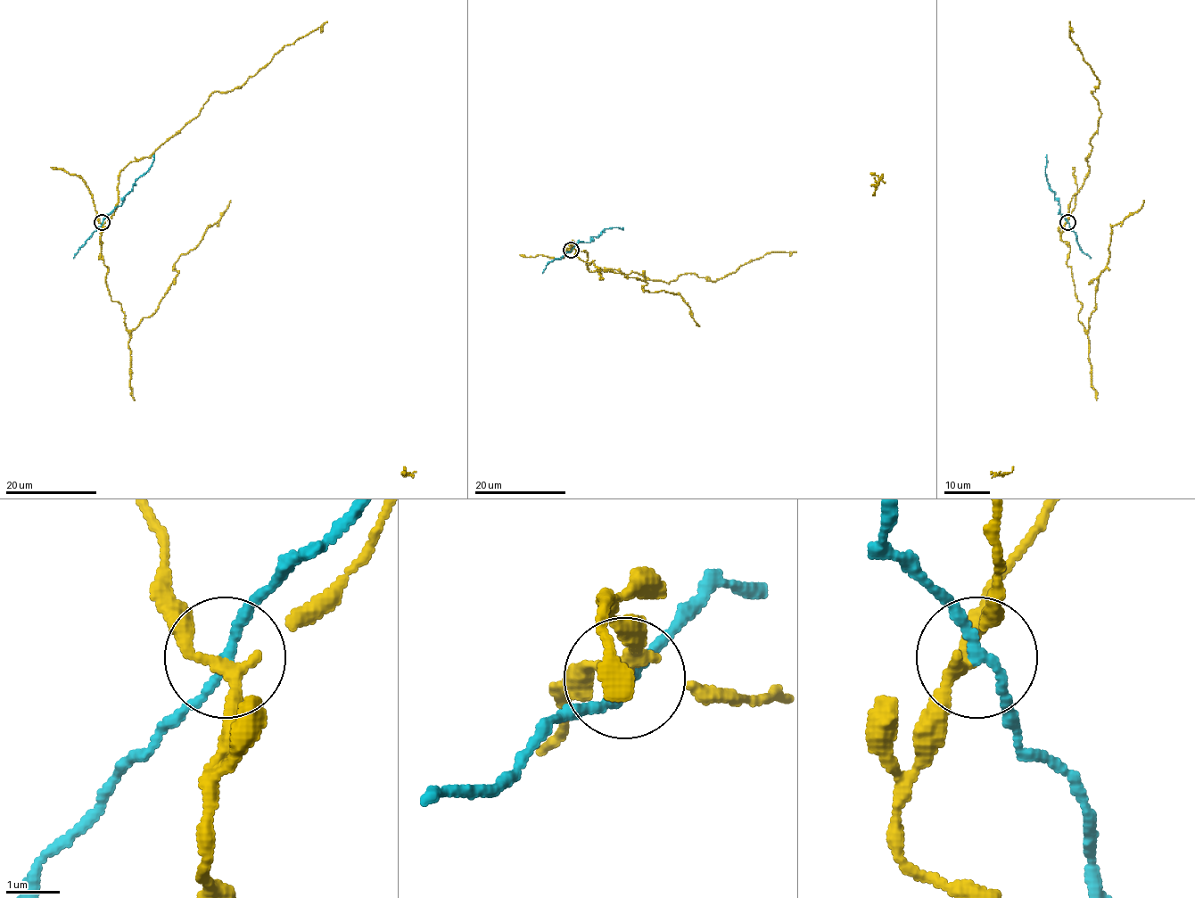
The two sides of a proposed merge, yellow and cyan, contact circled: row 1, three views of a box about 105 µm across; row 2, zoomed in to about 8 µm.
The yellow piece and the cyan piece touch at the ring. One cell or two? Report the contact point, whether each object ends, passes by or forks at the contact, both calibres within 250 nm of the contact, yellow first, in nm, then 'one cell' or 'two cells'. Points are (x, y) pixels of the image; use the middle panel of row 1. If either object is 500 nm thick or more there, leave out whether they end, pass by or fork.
at (571, 250); yellow passes by; cyan passes by; 200 nm thick on the yellow side, 170 nm on the other; two cells

